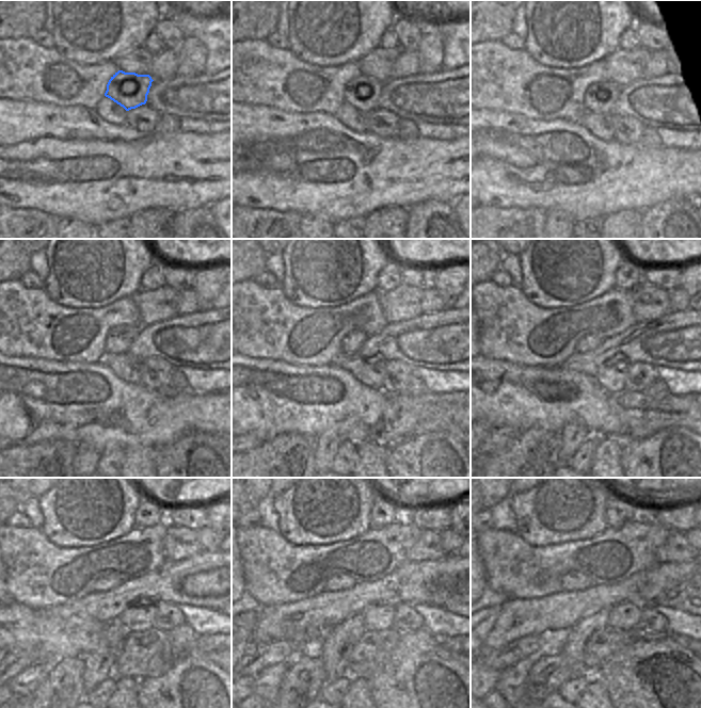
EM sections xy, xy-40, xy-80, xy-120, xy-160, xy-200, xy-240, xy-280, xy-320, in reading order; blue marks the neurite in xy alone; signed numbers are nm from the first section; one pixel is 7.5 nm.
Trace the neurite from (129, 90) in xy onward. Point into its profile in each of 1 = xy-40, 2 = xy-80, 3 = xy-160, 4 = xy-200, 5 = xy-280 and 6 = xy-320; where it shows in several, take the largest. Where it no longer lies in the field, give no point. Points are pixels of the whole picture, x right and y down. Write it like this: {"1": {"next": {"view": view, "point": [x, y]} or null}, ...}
{"1": {"next": {"view": "xy-40", "point": [363, 92]}}, "2": {"next": {"view": "xy-80", "point": [600, 97]}}, "3": {"next": {"view": "xy-160", "point": [353, 341]}}, "4": {"next": {"view": "xy-200", "point": [588, 342]}}, "5": {"next": {"view": "xy-280", "point": [339, 581]}}, "6": {"next": {"view": "xy-320", "point": [573, 580]}}}

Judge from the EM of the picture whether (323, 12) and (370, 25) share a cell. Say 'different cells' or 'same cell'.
same cell

